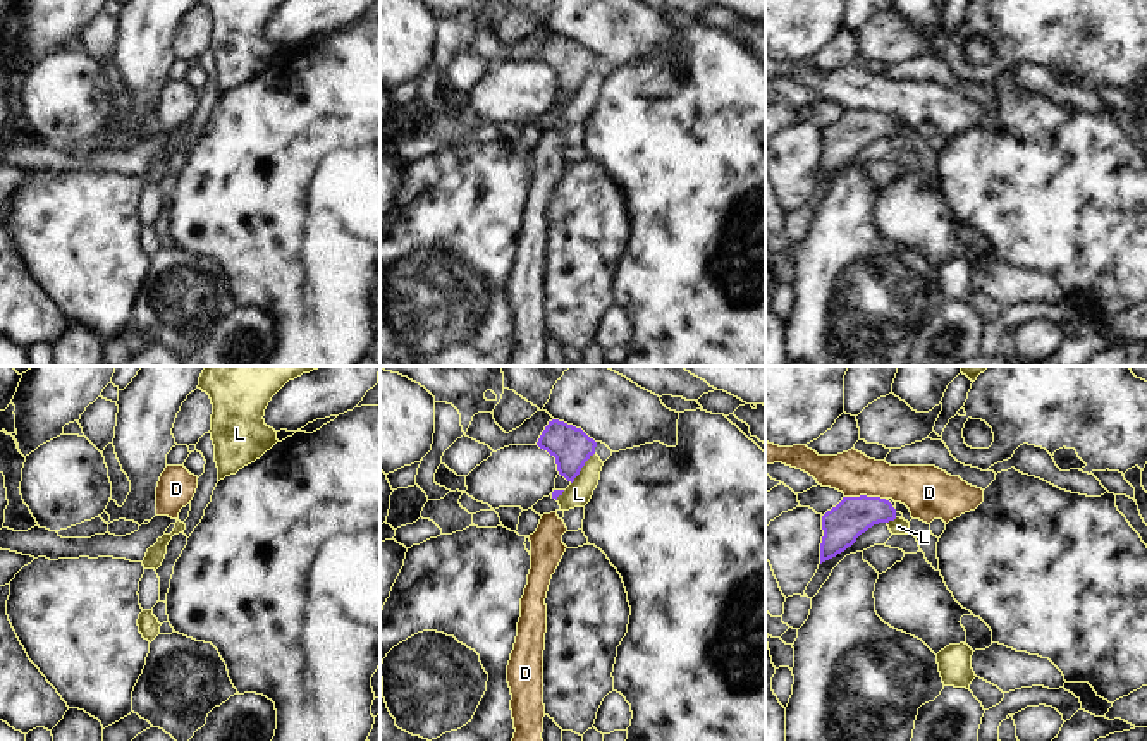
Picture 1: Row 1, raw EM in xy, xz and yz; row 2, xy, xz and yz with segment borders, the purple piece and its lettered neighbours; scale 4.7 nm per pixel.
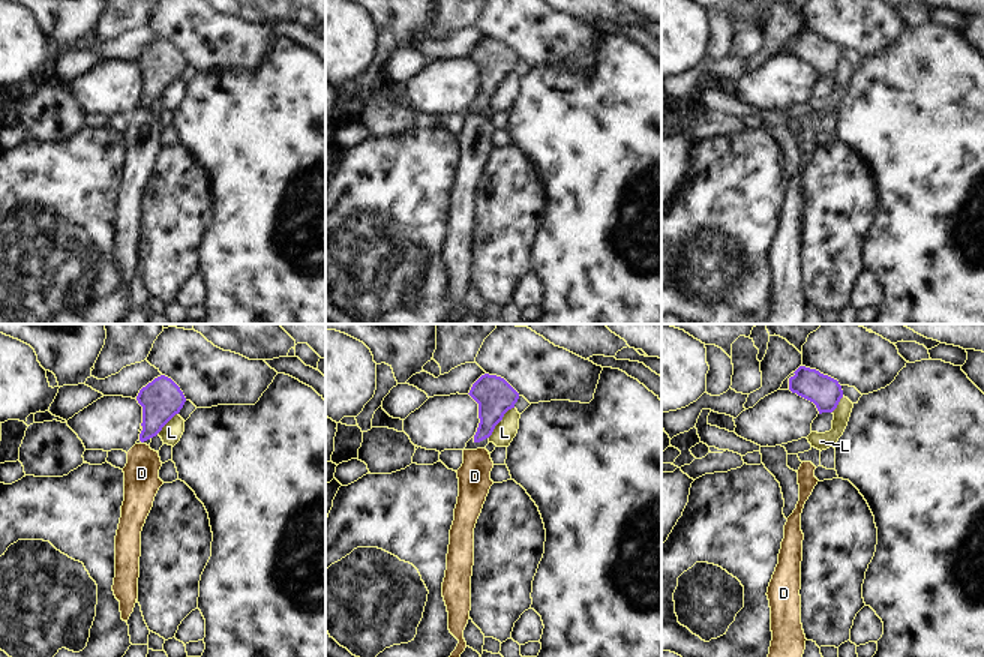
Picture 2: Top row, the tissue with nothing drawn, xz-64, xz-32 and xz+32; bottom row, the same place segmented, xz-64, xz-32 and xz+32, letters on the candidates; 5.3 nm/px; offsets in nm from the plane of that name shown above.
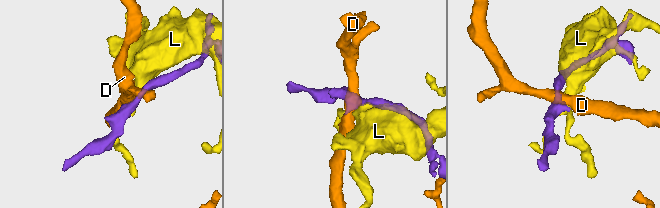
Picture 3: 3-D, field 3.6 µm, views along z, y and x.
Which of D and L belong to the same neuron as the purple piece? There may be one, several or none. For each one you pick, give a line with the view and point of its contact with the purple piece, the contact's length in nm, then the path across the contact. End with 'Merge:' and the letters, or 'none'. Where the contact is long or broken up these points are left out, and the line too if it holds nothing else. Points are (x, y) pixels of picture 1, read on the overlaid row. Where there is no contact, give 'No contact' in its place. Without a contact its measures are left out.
Merge: none.

